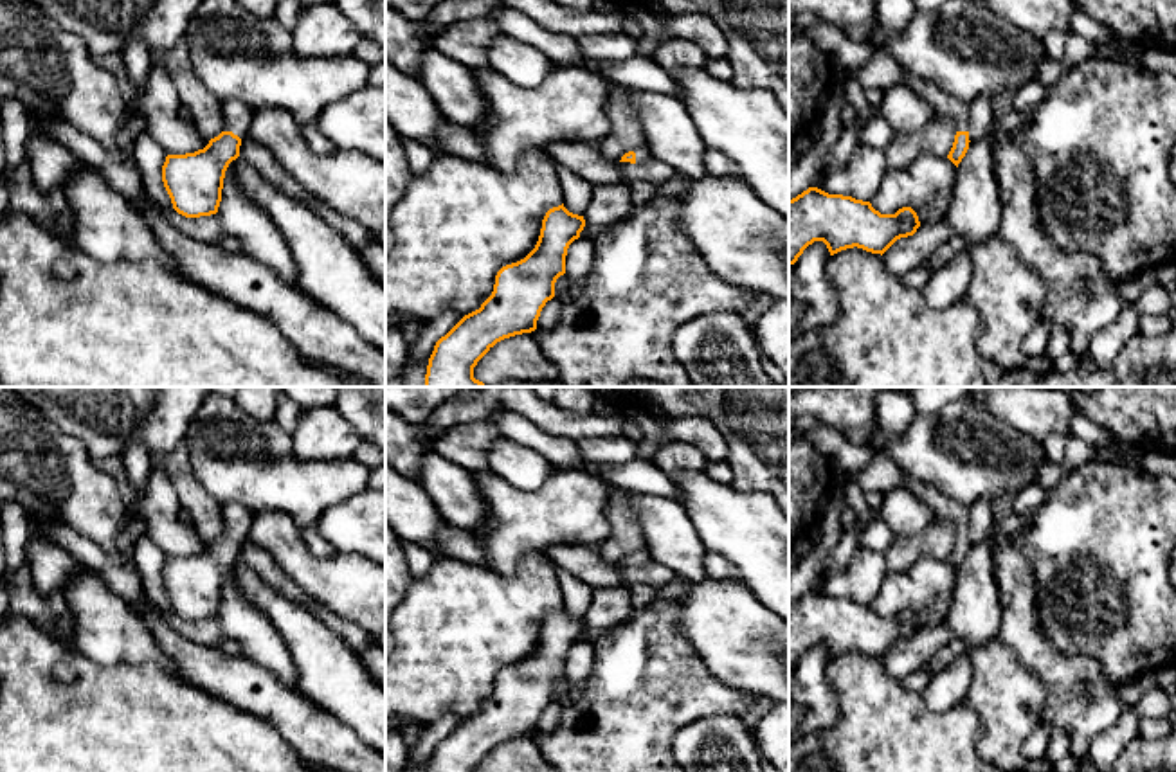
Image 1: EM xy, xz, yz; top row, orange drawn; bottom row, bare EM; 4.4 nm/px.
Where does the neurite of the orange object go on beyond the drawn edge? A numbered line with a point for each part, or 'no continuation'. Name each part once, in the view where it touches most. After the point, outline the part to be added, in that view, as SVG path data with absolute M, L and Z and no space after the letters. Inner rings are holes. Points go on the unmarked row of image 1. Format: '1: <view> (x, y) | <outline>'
1: xy (238, 520) | M236 502L223 506L223 520L223 534L232 534L240 542L243 542L249 536L252 525L252 513L247 511L243 506Z

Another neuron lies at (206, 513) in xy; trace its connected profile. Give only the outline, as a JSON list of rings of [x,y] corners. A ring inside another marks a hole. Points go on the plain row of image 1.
[[[184,439],[167,455],[166,471],[196,533],[207,543],[218,540],[225,529],[223,507],[196,480]]]

